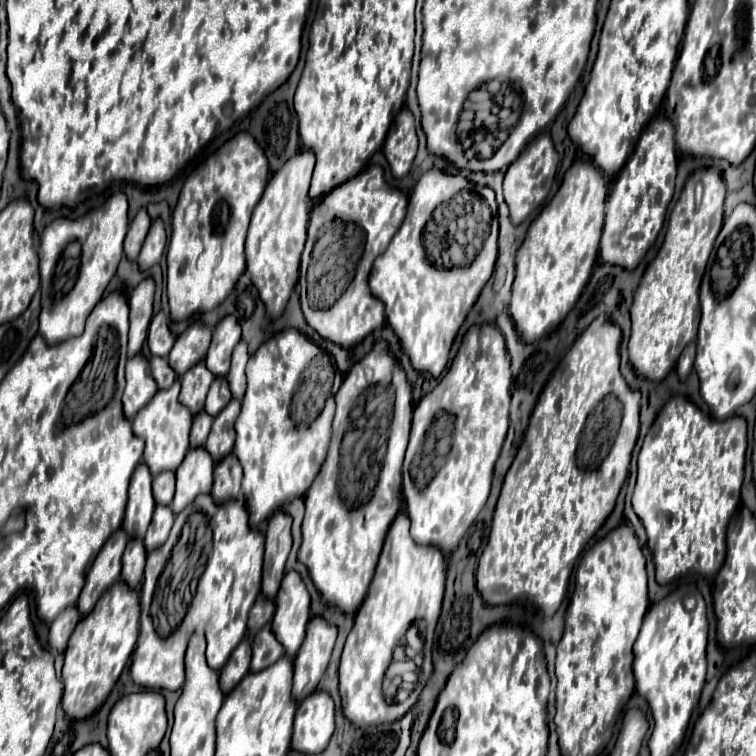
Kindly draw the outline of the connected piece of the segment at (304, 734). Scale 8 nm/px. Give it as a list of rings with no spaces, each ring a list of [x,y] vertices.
[[[316,689],[298,703],[294,717],[292,749],[300,753],[320,753],[334,733],[334,701],[326,691]]]

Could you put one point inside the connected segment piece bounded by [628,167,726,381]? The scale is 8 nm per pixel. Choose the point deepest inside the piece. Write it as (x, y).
(665, 313)

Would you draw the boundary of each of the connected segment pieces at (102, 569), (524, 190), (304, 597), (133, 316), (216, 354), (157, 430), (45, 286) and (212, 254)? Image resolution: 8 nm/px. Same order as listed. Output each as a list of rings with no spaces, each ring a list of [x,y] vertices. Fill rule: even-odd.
[[[120,527],[110,535],[110,539],[104,543],[96,559],[92,561],[92,567],[86,575],[86,585],[78,597],[78,611],[82,615],[90,613],[90,609],[96,605],[98,597],[114,583],[120,579],[120,569],[122,569],[122,553],[128,543],[128,533]]]
[[[540,133],[534,141],[526,145],[526,149],[520,153],[520,157],[508,167],[504,175],[504,199],[510,207],[510,219],[512,223],[522,223],[548,195],[550,185],[556,175],[558,165],[558,153],[552,145],[552,139],[548,133]]]
[[[288,571],[284,575],[274,603],[276,603],[276,613],[272,619],[274,635],[284,645],[286,657],[294,659],[298,647],[304,641],[306,623],[310,619],[310,595],[298,571]]]
[[[146,277],[130,293],[130,333],[128,333],[128,357],[136,355],[142,349],[142,343],[148,333],[152,319],[152,301],[154,301],[154,279]]]
[[[226,315],[212,333],[212,345],[206,355],[206,367],[216,375],[224,377],[230,369],[230,355],[240,341],[240,323],[236,317]]]
[[[176,379],[172,387],[158,389],[156,395],[132,419],[134,435],[146,441],[144,463],[148,465],[152,475],[158,475],[162,471],[176,471],[176,467],[182,463],[188,451],[188,433],[192,425],[192,413],[186,405],[180,403],[178,395],[180,395],[180,381]]]
[[[114,193],[100,209],[82,217],[58,217],[46,225],[40,239],[40,277],[42,277],[42,311],[38,333],[48,345],[76,337],[92,307],[100,301],[108,281],[122,259],[122,241],[128,231],[128,203],[124,193]]]
[[[248,131],[234,135],[186,177],[172,215],[172,239],[166,253],[166,289],[174,321],[214,309],[226,299],[230,289],[234,289],[234,281],[238,281],[246,269],[244,239],[250,215],[254,205],[260,201],[268,177],[270,167],[266,155]],[[192,201],[200,203],[198,219],[190,227],[184,227],[184,209]]]

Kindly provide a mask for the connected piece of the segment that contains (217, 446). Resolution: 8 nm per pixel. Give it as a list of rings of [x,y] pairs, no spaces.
[[[232,399],[216,417],[210,429],[210,435],[204,443],[206,451],[212,455],[212,459],[218,463],[222,457],[226,457],[226,453],[232,451],[234,447],[234,439],[236,439],[236,431],[234,431],[234,423],[236,417],[240,413],[240,401]]]

